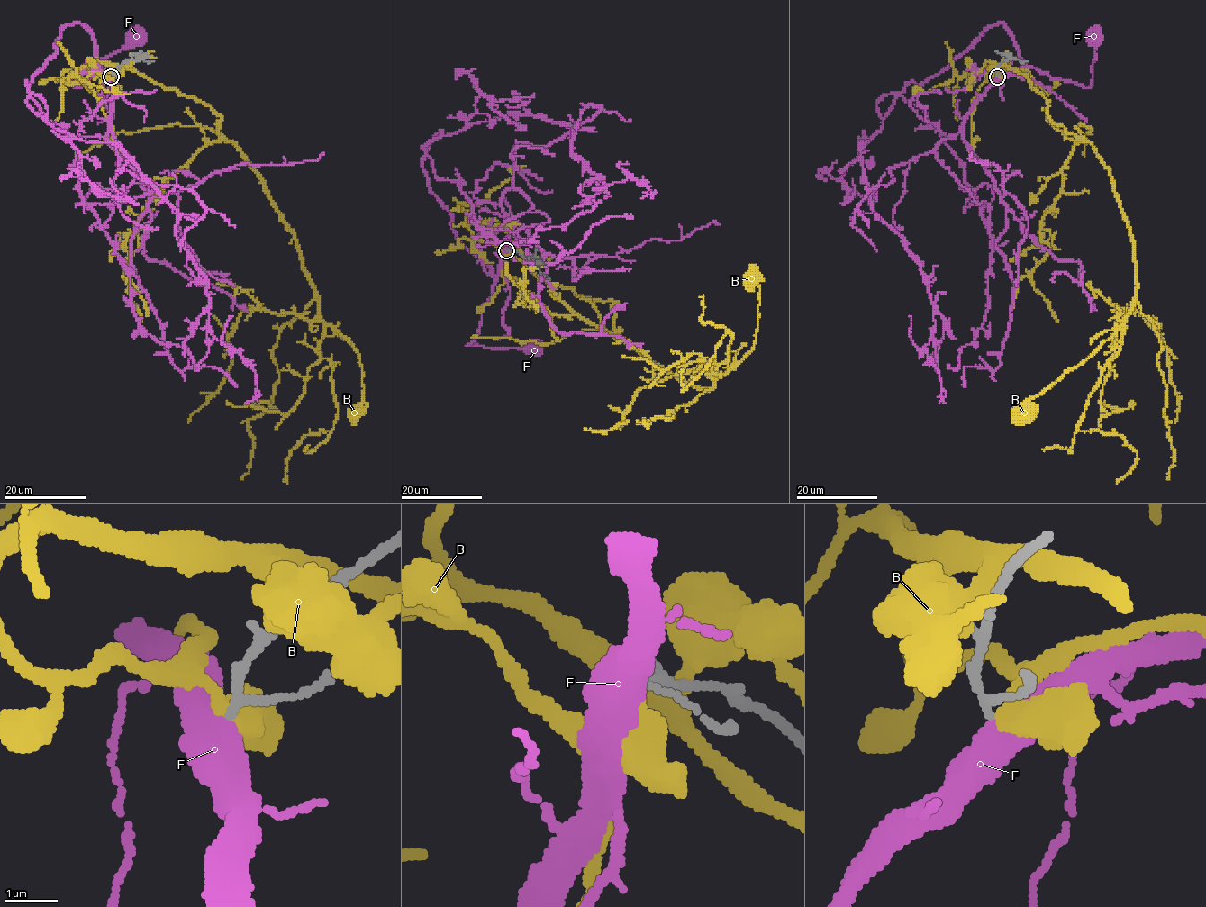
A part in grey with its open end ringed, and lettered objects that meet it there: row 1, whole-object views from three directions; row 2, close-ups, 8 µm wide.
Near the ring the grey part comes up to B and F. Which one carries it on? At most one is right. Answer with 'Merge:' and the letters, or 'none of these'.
Merge: F

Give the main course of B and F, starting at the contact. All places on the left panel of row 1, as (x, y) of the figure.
B: (111, 76), (92, 66), (134, 68), (218, 114), (218, 133), (292, 232), (318, 313), (357, 350), (355, 412)
F: (111, 76), (96, 68), (78, 87), (71, 84), (71, 75), (88, 59), (107, 58), (133, 46), (137, 39)

